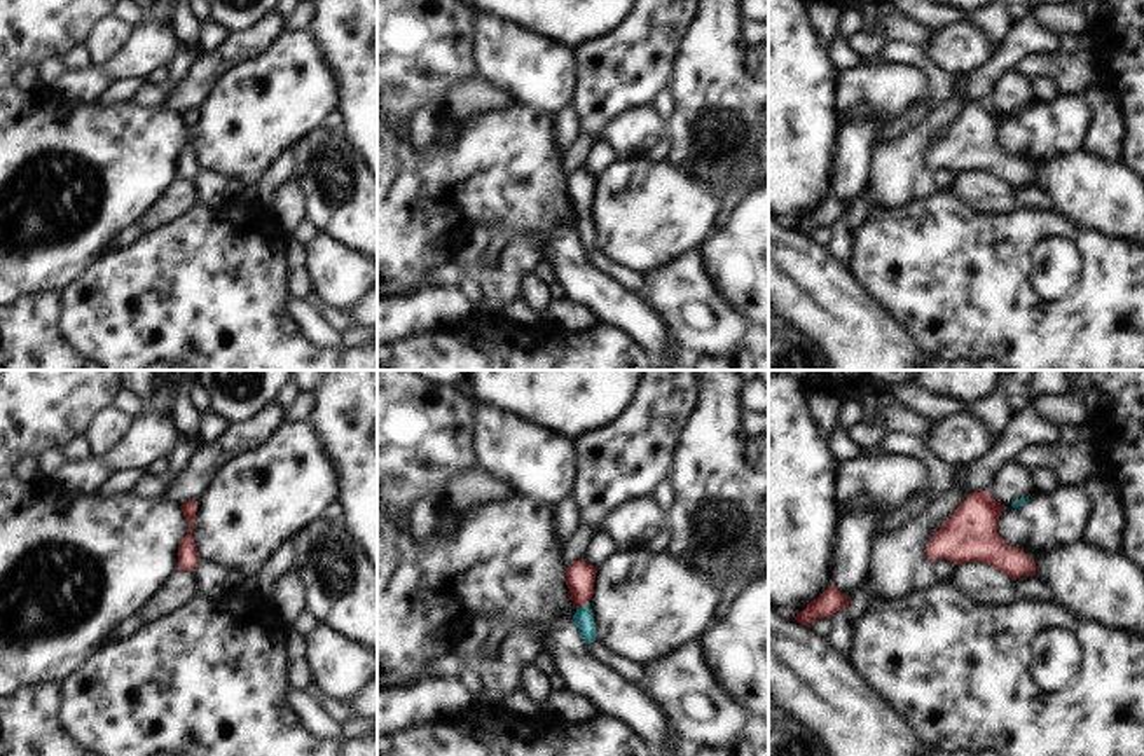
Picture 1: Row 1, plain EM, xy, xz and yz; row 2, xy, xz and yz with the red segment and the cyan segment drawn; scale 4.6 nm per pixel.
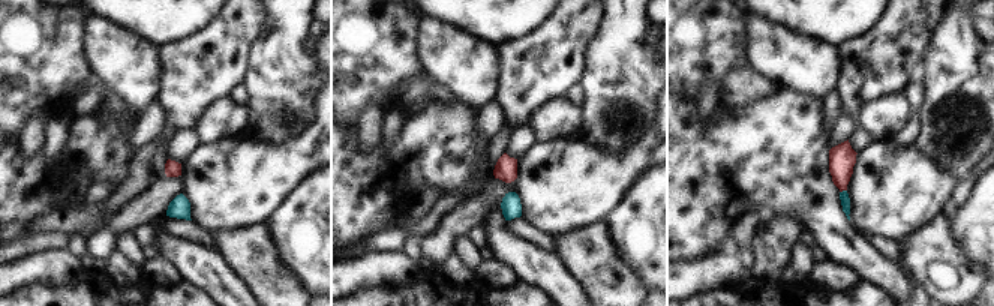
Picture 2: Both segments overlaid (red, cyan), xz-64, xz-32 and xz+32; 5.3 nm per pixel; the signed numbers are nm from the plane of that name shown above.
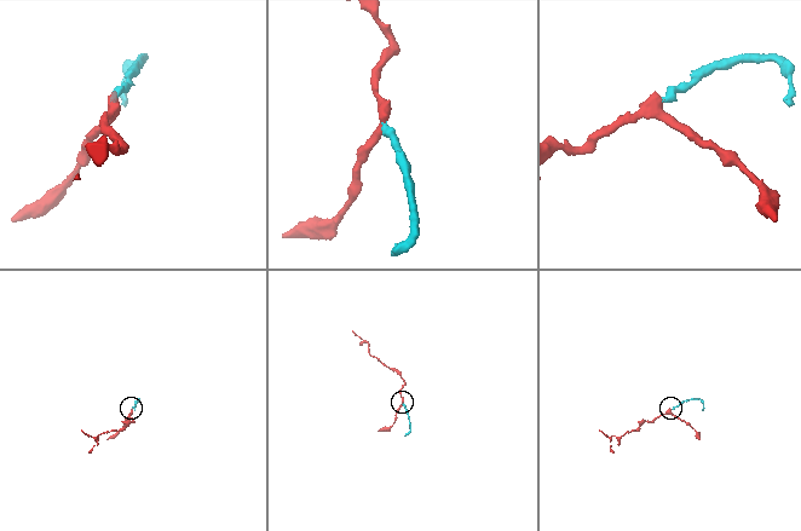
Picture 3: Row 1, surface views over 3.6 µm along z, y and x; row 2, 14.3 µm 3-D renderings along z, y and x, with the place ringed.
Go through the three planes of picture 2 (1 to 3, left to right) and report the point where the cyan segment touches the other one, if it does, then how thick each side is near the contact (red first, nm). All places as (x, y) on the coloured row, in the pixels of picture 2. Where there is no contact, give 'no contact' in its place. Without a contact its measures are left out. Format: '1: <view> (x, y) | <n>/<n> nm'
1: no contact
2: no contact
3: xz+32 (843, 189) | 140/50 nm

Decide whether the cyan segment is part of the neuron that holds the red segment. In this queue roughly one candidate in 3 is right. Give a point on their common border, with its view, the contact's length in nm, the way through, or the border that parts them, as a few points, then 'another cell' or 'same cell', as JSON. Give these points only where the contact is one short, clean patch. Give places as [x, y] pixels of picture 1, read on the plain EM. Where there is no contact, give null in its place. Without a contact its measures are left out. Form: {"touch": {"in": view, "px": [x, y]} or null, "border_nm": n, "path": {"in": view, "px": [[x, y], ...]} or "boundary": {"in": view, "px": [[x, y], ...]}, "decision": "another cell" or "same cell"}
{"touch": {"in": "xz", "px": [582, 215]}, "border_nm": 60, "path": {"in": "xz", "px": [[580, 184], [582, 215], [584, 227]]}, "decision": "same cell"}

